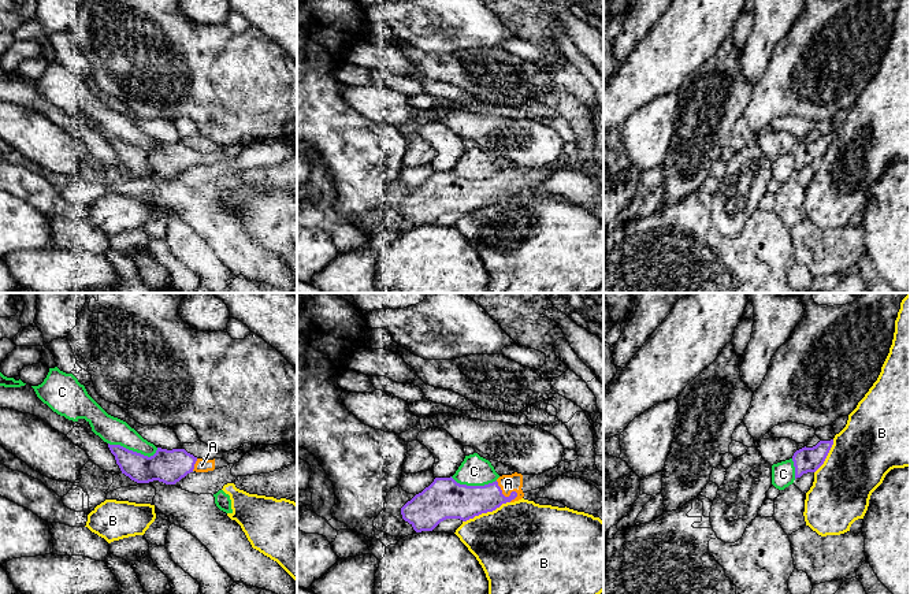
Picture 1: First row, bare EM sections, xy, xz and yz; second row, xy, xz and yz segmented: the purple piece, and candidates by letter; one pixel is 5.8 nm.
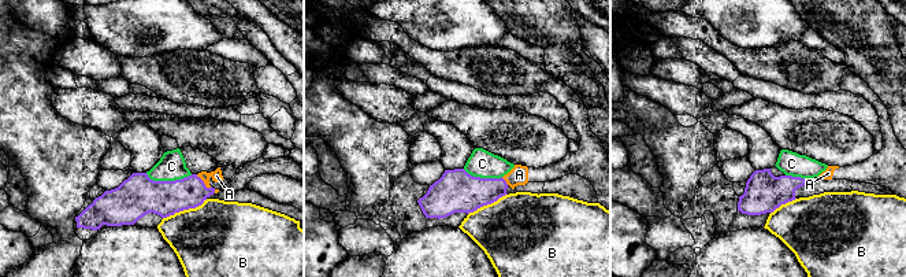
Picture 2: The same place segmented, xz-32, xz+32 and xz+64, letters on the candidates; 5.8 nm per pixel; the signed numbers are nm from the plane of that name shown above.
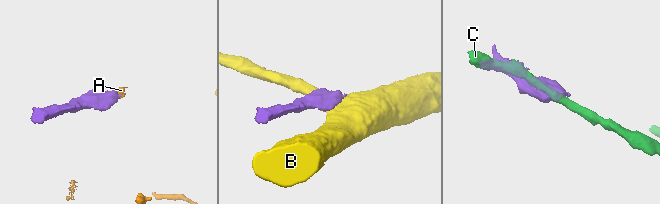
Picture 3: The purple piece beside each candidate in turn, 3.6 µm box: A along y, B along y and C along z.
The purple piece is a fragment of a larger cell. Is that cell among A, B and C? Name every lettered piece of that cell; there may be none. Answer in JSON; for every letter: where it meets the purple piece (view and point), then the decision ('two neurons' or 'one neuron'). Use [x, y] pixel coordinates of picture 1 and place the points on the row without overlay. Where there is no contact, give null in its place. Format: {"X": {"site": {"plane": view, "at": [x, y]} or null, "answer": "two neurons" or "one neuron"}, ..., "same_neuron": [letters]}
{"A": {"site": {"plane": "xz", "at": [504, 189]}, "answer": "one neuron"}, "B": {"site": {"plane": "xz", "at": [486, 205]}, "answer": "two neurons"}, "C": {"site": {"plane": "xy", "at": [132, 144]}, "answer": "two neurons"}, "same_neuron": ["A"]}

